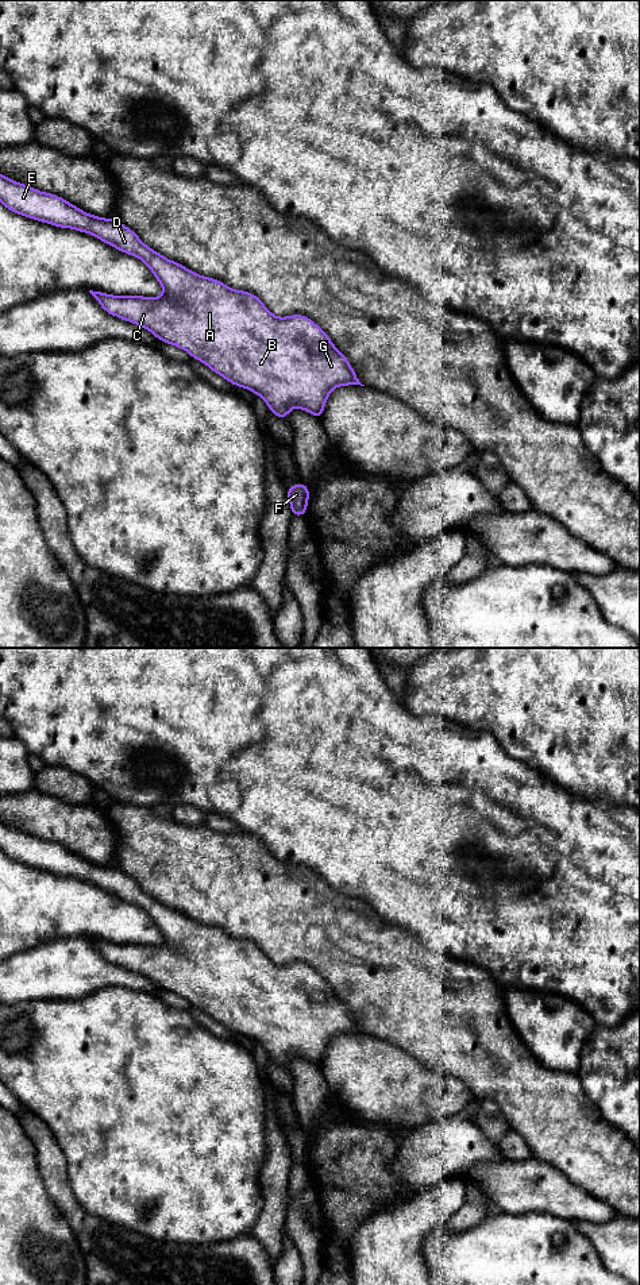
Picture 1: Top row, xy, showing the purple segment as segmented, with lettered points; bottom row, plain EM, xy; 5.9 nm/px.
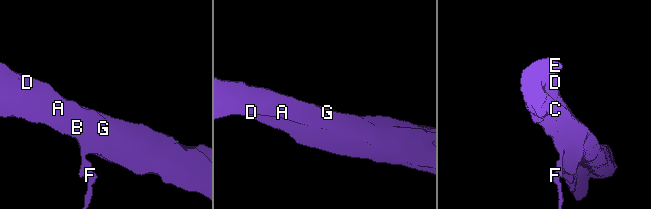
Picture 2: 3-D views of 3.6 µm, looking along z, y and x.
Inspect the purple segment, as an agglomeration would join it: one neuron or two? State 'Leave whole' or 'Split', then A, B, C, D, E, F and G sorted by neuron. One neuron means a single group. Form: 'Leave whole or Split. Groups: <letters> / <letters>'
Leave whole. Groups: A B C D E F G

